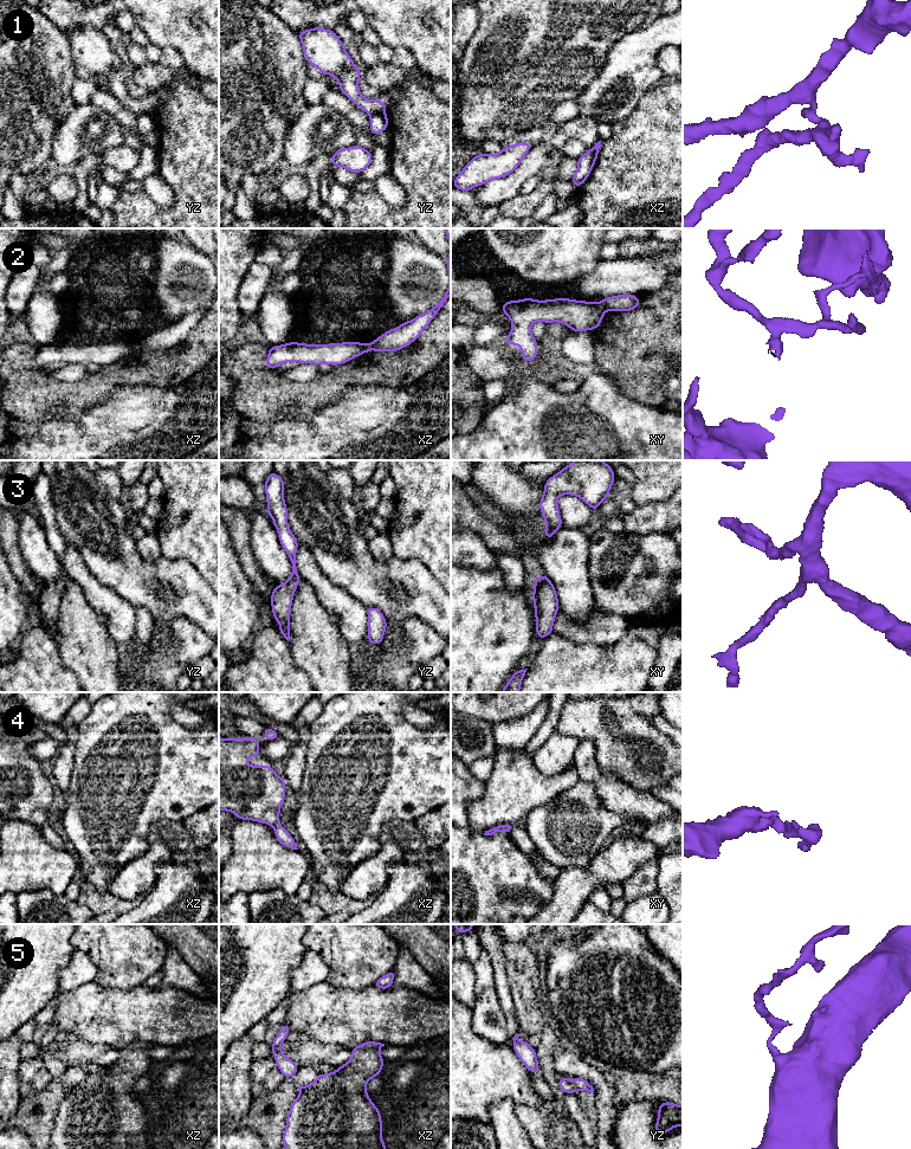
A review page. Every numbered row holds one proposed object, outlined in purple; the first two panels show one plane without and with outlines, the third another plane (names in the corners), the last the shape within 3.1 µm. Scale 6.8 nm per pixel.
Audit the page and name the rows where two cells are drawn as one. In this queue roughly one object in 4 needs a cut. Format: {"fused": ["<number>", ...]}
{"fused": ["1", "2"]}

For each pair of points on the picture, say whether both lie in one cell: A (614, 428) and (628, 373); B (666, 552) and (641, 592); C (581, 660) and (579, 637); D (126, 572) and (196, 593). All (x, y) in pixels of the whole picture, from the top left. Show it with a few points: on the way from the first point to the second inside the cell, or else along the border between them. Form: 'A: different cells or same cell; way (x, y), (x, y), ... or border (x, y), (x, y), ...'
A: different cells; border (603, 373), (625, 394), (647, 406)
B: same cell; way (657, 561), (657, 573), (647, 582)
C: different cells; border (554, 632), (574, 643), (594, 643), (607, 649)
D: same cell; way (143, 574), (170, 580), (179, 588)

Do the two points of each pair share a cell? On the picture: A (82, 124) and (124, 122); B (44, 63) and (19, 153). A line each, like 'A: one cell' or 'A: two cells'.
A: two cells
B: one cell

